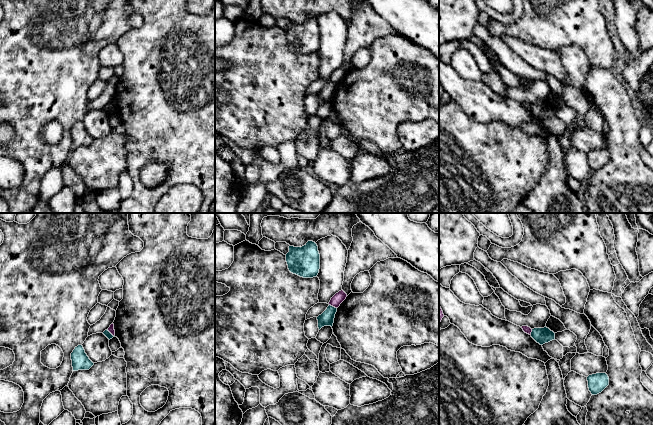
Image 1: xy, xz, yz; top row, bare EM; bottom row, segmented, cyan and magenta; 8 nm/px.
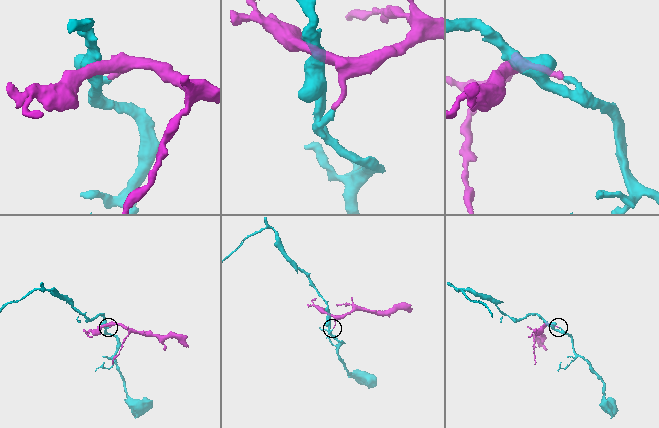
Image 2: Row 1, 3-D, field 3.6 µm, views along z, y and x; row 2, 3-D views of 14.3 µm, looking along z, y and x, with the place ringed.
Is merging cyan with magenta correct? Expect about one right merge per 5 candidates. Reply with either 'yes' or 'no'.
no

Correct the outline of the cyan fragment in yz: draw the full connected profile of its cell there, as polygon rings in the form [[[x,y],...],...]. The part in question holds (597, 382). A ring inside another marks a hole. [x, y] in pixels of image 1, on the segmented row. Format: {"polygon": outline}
{"polygon": [[[596,373],[587,377],[588,388],[592,395],[601,393],[609,385],[609,377],[606,373]]]}

